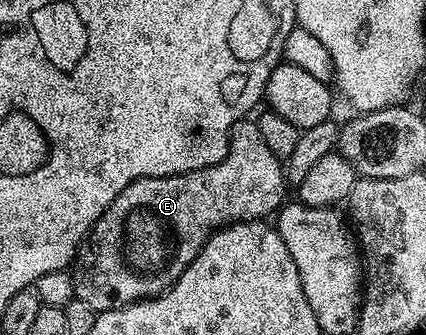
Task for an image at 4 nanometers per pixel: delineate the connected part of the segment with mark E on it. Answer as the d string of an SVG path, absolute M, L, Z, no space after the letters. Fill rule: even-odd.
M252 118L239 120L232 128L232 137L228 140L228 153L226 158L222 158L222 162L202 170L184 172L180 176L141 176L140 179L130 182L130 186L126 186L126 190L122 190L122 194L118 194L118 198L114 198L114 202L110 202L110 206L102 214L102 218L98 218L98 222L92 227L92 231L84 239L84 243L80 245L80 251L77 252L76 259L71 265L70 271L76 291L75 299L86 302L86 306L90 306L99 314L108 312L111 308L125 308L126 305L136 304L140 300L151 300L153 296L167 292L175 284L176 279L190 266L190 262L194 262L194 258L204 248L205 240L213 232L224 227L225 224L234 224L238 220L264 220L272 211L273 215L285 203L284 188L286 189L285 165L276 157L274 150L270 150L270 146L266 146L266 141L262 139L256 120Z

